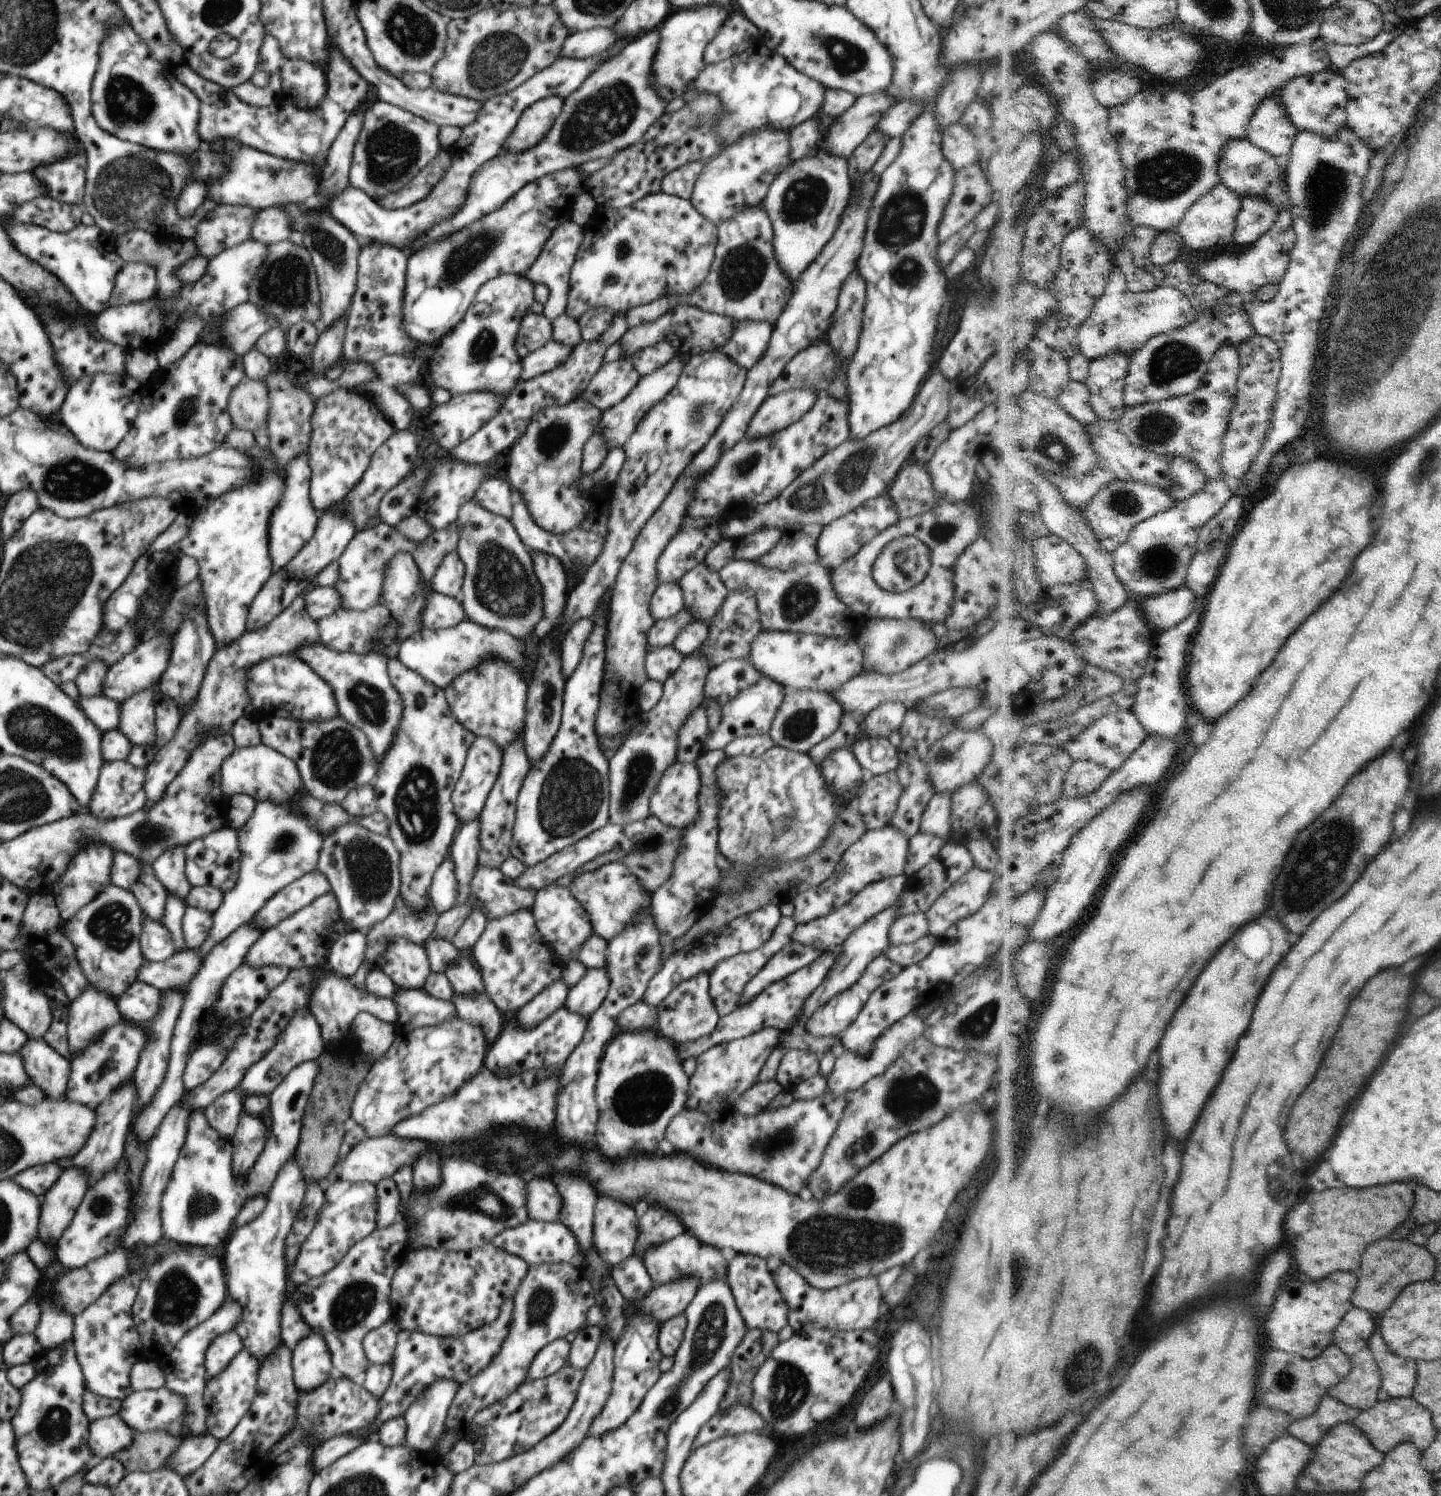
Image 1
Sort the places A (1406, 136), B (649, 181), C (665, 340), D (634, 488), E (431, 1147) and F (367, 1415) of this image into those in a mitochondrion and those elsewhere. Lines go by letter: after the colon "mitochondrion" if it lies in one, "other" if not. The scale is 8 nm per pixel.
A: other
B: other
C: other
D: other
E: other
F: other

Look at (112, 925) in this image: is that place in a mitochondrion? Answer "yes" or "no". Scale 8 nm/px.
yes

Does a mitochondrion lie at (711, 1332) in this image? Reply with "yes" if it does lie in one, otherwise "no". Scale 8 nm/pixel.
yes

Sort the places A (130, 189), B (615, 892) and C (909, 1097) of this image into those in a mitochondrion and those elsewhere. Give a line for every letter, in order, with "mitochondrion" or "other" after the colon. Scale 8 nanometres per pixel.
A: mitochondrion
B: other
C: mitochondrion

